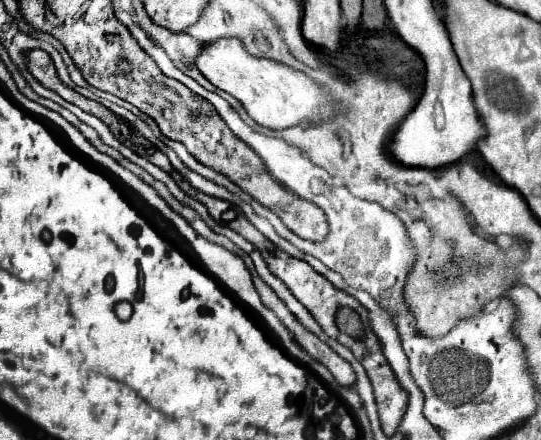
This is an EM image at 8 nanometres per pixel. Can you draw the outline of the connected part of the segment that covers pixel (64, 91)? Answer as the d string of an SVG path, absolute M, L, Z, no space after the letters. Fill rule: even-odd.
M33 50L31 56L29 56L29 62L27 62L27 68L29 68L29 72L31 72L45 88L57 92L57 94L59 94L61 98L65 98L67 102L79 106L79 100L87 100L87 98L83 98L81 94L77 94L75 90L67 88L67 86L59 80L59 76L57 76L57 72L55 72L55 66L53 66L53 60L51 60L51 56L49 56L47 52L43 52L43 50Z

